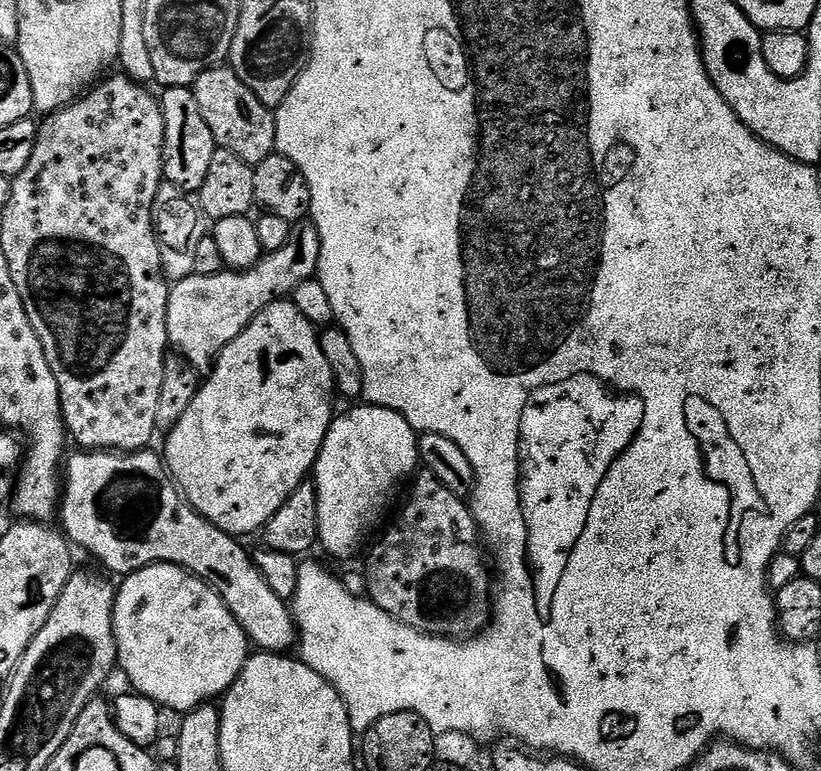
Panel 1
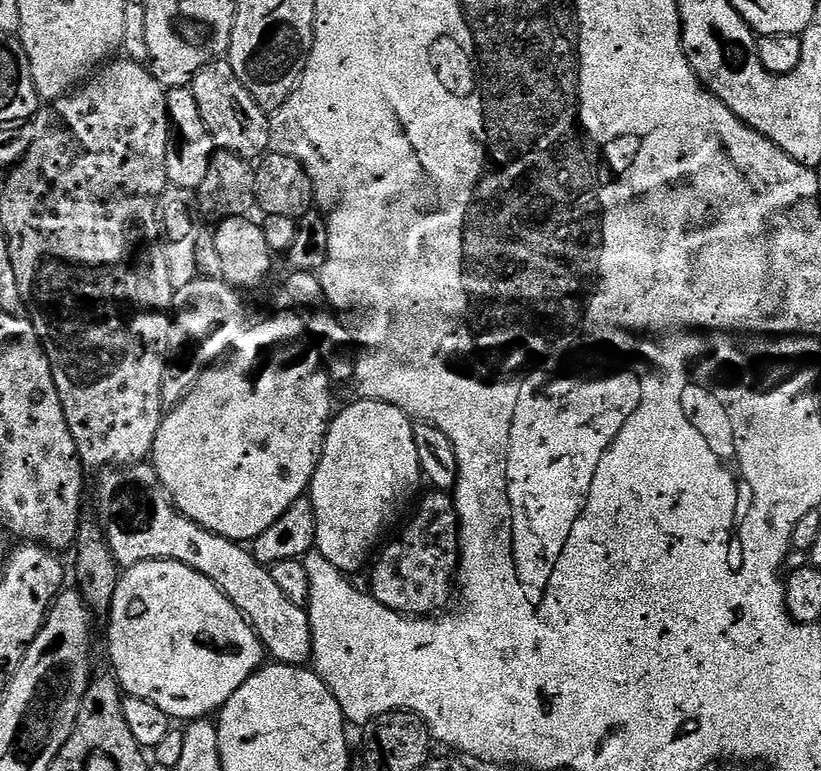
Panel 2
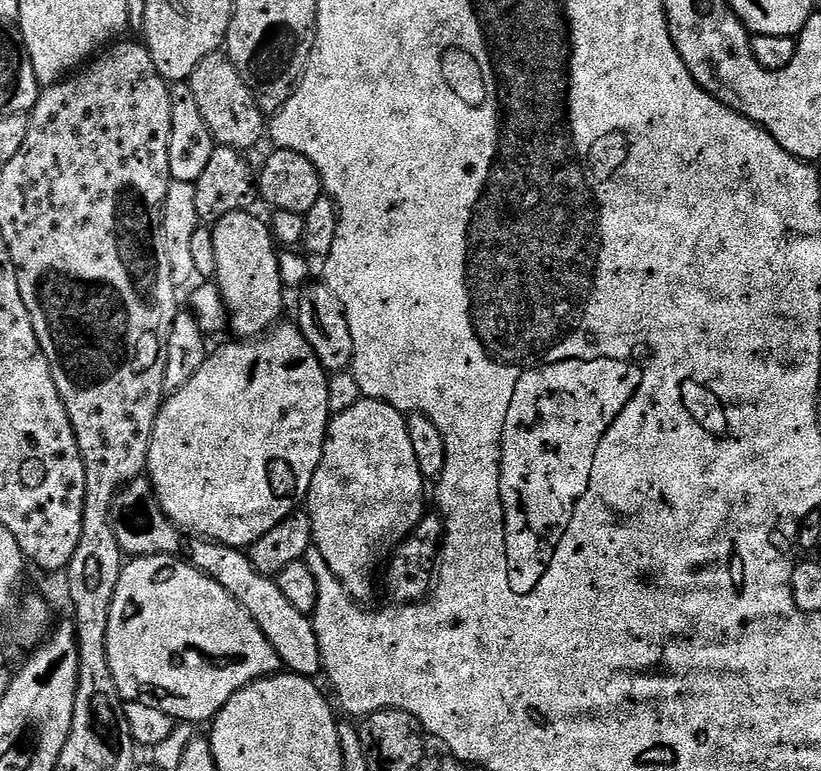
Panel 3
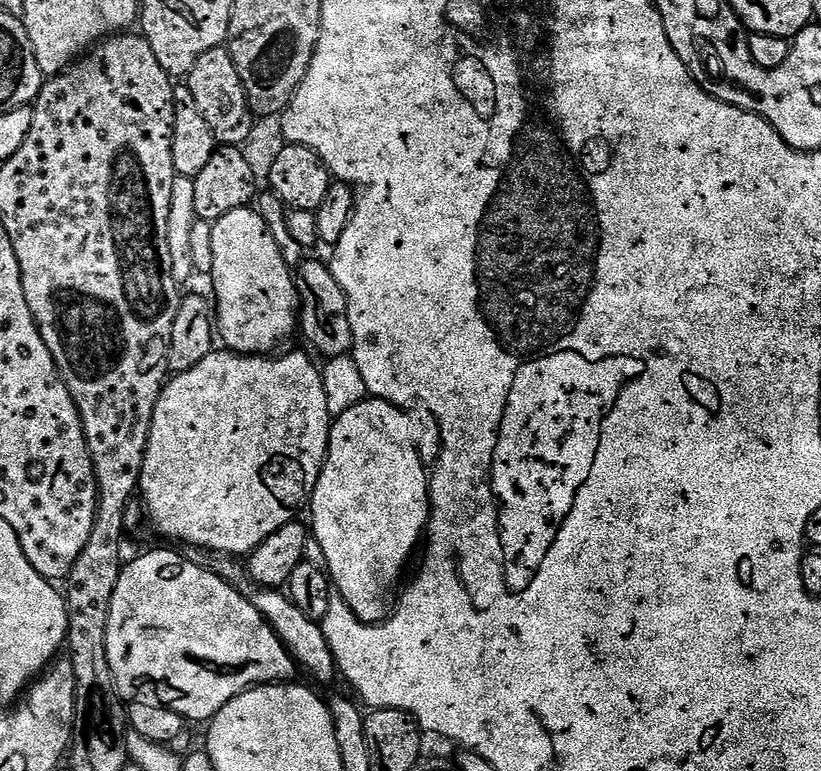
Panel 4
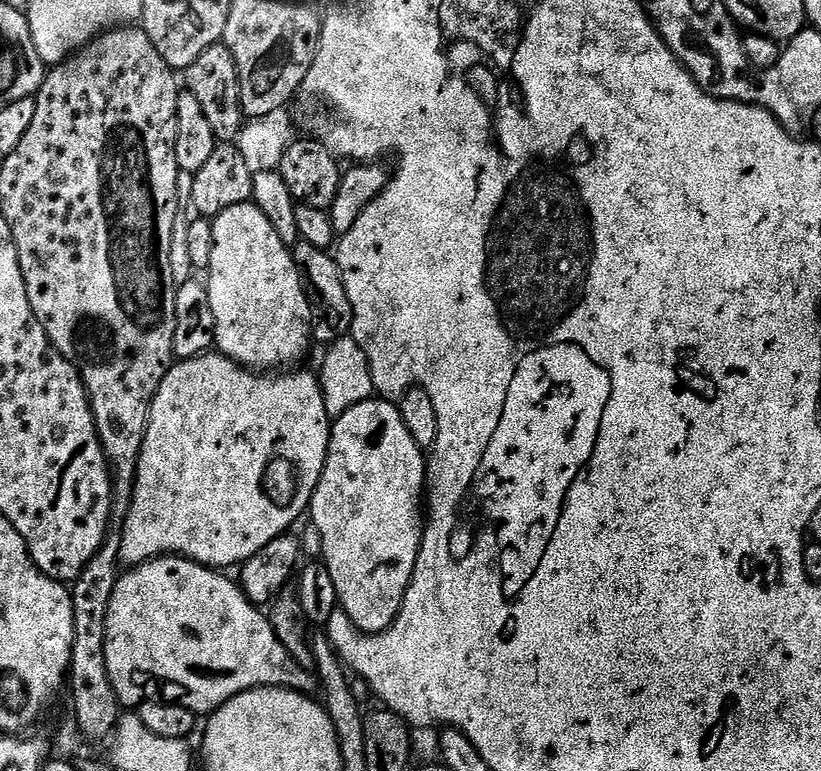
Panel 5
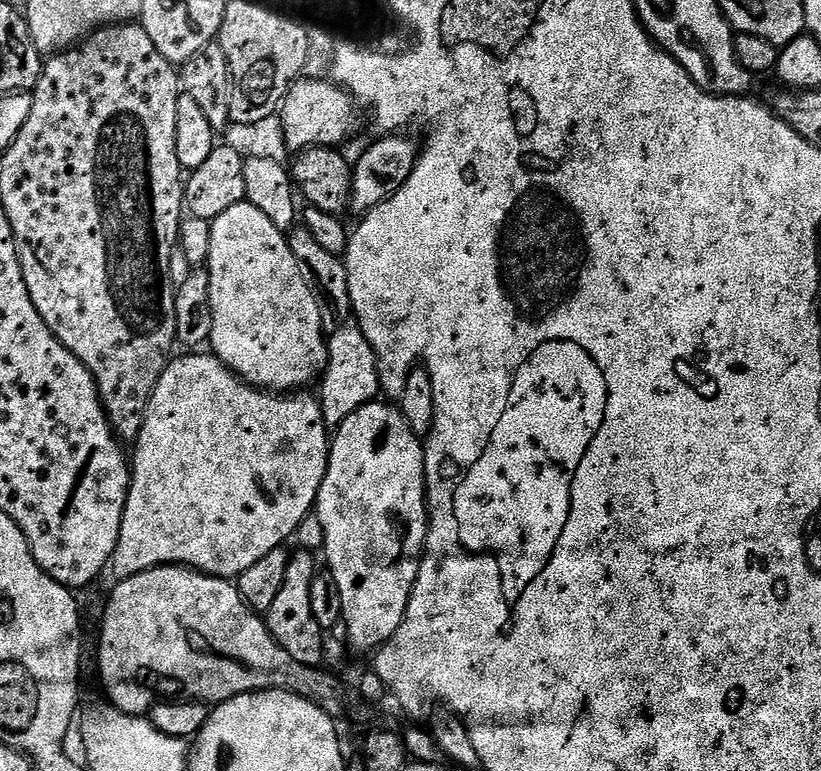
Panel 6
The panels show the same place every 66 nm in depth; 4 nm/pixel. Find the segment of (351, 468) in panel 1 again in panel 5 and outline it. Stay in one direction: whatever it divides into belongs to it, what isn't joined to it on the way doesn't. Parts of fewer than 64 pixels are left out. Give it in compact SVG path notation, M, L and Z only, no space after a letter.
M371 398L361 402L360 405L346 410L340 417L332 420L332 433L328 443L328 457L322 470L322 478L312 495L310 505L310 517L316 532L320 535L320 548L324 551L322 563L330 570L330 578L334 578L334 590L339 607L348 615L350 622L356 624L356 629L362 634L373 632L385 632L389 626L396 621L396 615L404 601L406 590L412 581L414 566L418 562L420 544L424 540L424 526L426 523L426 512L422 507L422 497L426 492L426 456L421 447L416 444L406 428L406 422L402 422L402 414L399 407L391 400Z

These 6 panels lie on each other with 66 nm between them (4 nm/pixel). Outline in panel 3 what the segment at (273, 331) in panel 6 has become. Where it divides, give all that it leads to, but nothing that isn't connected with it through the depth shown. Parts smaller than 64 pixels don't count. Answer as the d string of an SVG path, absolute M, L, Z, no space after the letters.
M251 211L226 214L212 228L214 255L218 257L218 270L214 280L228 310L233 337L255 338L263 336L281 319L286 289L279 274L278 245L272 238L269 225Z

